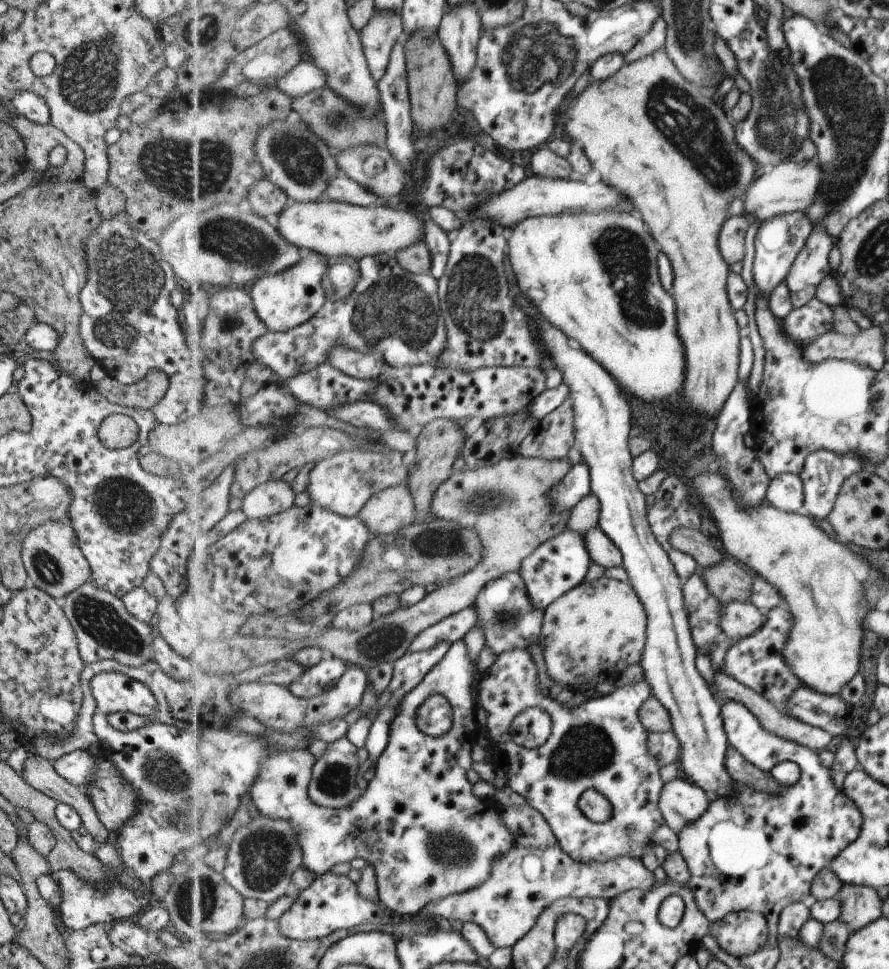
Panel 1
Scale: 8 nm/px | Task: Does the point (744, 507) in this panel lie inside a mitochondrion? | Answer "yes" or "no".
no

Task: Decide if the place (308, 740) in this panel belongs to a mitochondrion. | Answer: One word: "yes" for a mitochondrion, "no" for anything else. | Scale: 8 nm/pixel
no

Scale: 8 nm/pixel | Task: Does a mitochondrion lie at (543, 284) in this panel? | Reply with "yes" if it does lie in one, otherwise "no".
no

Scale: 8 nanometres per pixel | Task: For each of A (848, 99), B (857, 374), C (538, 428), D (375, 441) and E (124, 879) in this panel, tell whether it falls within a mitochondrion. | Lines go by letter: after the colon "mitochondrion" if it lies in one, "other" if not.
A: mitochondrion
B: other
C: other
D: other
E: other

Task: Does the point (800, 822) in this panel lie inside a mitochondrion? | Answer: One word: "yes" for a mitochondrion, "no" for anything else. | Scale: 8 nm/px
no

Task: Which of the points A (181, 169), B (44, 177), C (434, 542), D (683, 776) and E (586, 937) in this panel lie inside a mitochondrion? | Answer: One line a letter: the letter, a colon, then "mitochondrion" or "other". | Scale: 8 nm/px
A: mitochondrion
B: other
C: mitochondrion
D: other
E: other

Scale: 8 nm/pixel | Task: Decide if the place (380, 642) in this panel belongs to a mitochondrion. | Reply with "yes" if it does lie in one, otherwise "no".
yes

